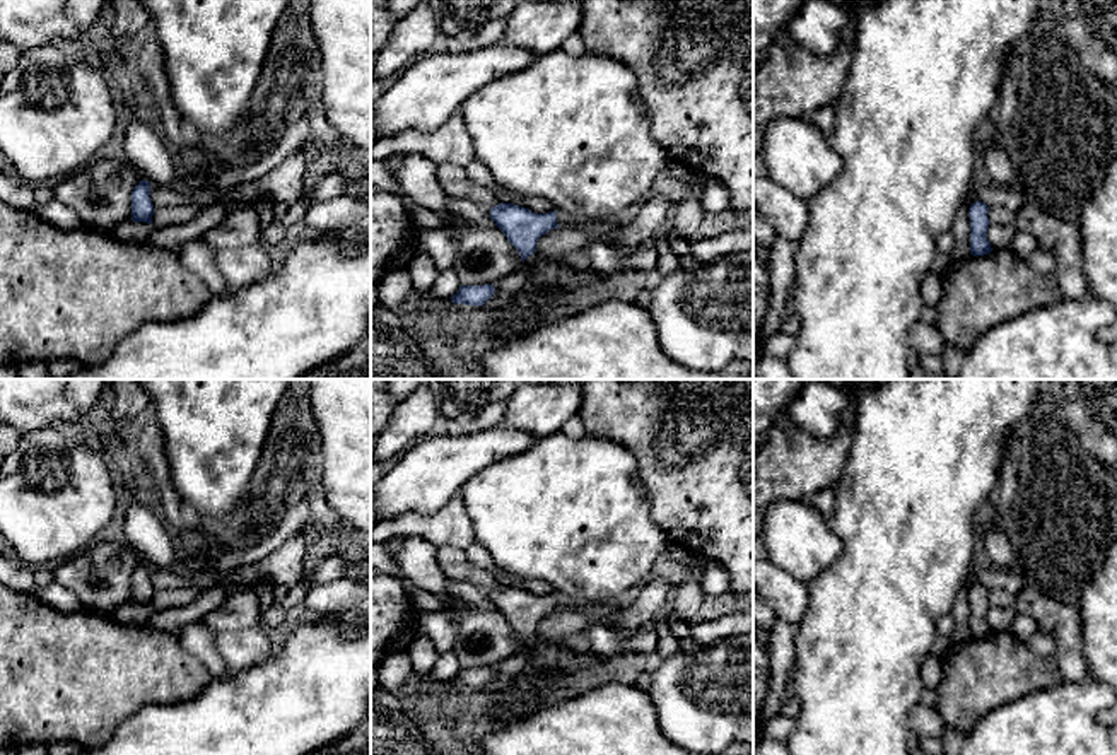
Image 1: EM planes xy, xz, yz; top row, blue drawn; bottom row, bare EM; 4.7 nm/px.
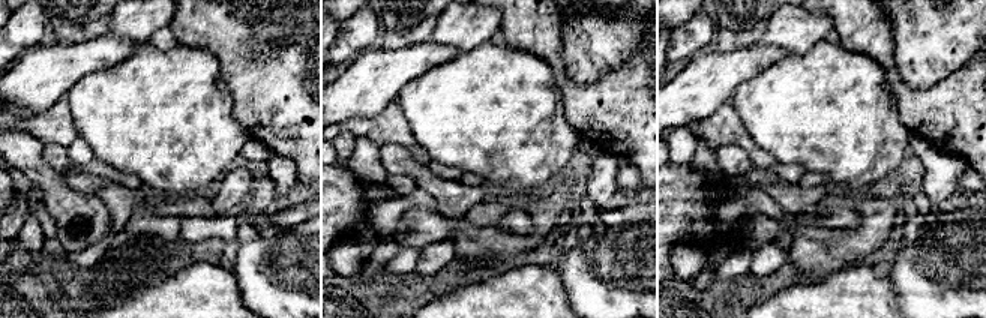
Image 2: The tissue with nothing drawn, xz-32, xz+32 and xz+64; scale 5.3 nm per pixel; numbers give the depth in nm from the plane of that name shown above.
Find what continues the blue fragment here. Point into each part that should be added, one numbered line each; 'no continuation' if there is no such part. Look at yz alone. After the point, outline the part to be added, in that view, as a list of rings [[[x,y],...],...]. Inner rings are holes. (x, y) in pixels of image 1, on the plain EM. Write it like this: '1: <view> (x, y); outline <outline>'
no continuation

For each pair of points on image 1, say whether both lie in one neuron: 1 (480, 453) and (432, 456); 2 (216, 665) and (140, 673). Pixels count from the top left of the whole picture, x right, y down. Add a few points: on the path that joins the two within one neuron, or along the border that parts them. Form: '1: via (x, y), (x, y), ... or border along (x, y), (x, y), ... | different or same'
1: via (468, 453), (444, 455) | same
2: border along (178, 637), (210, 677) | different

